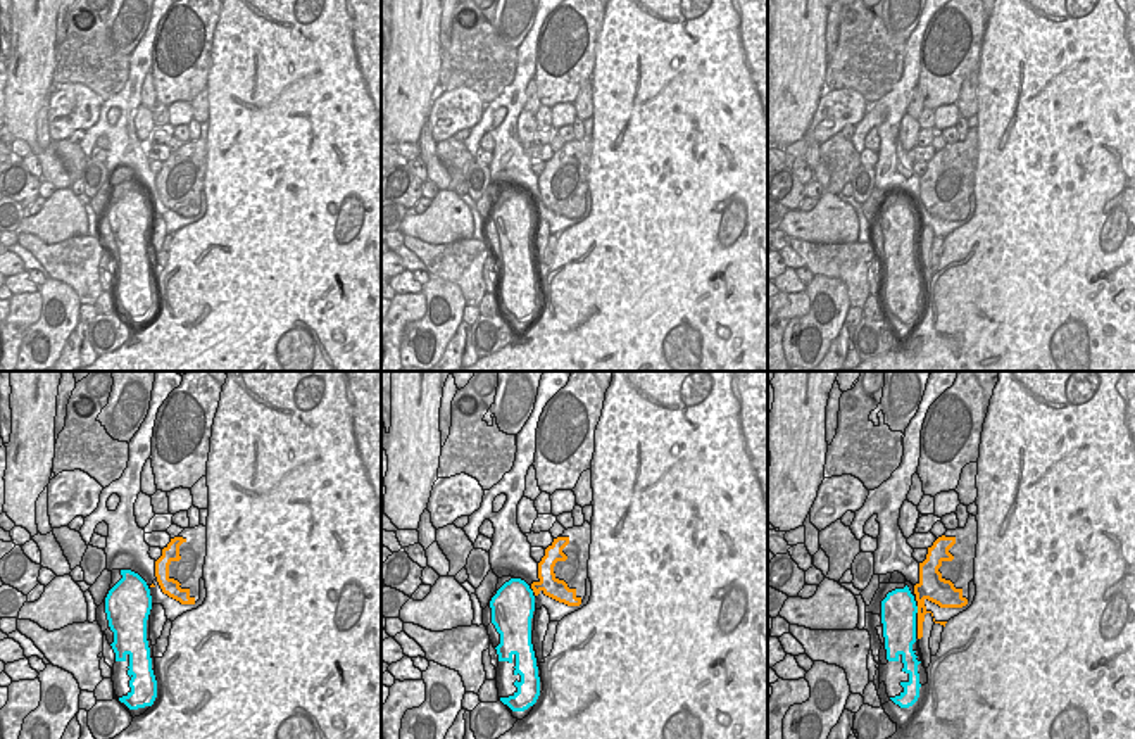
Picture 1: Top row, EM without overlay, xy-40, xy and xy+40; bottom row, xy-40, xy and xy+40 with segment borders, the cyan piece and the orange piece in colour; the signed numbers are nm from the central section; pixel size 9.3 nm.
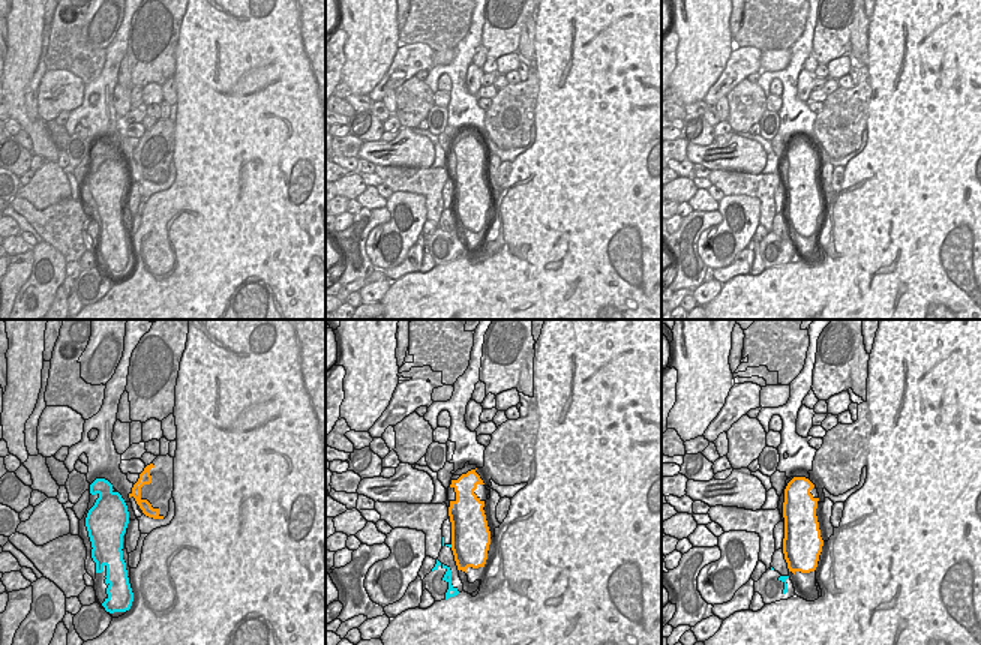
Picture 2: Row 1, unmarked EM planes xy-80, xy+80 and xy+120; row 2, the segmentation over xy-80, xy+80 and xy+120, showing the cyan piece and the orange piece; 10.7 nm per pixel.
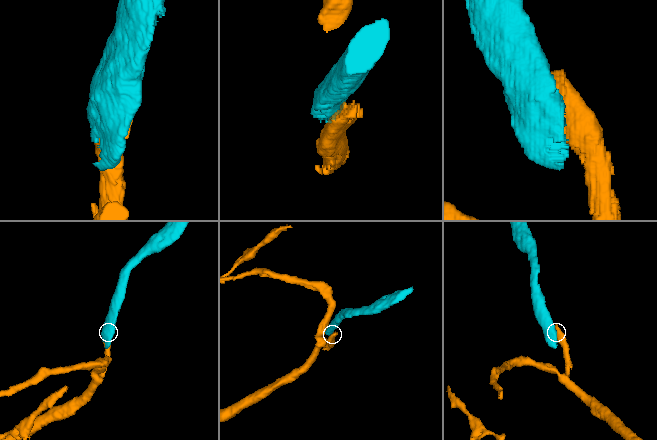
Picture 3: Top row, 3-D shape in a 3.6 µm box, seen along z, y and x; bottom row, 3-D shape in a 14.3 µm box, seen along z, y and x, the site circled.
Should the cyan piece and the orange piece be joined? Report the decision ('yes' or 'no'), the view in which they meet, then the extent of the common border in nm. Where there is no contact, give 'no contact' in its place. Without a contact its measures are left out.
yes | xy+40 | 70 nm

